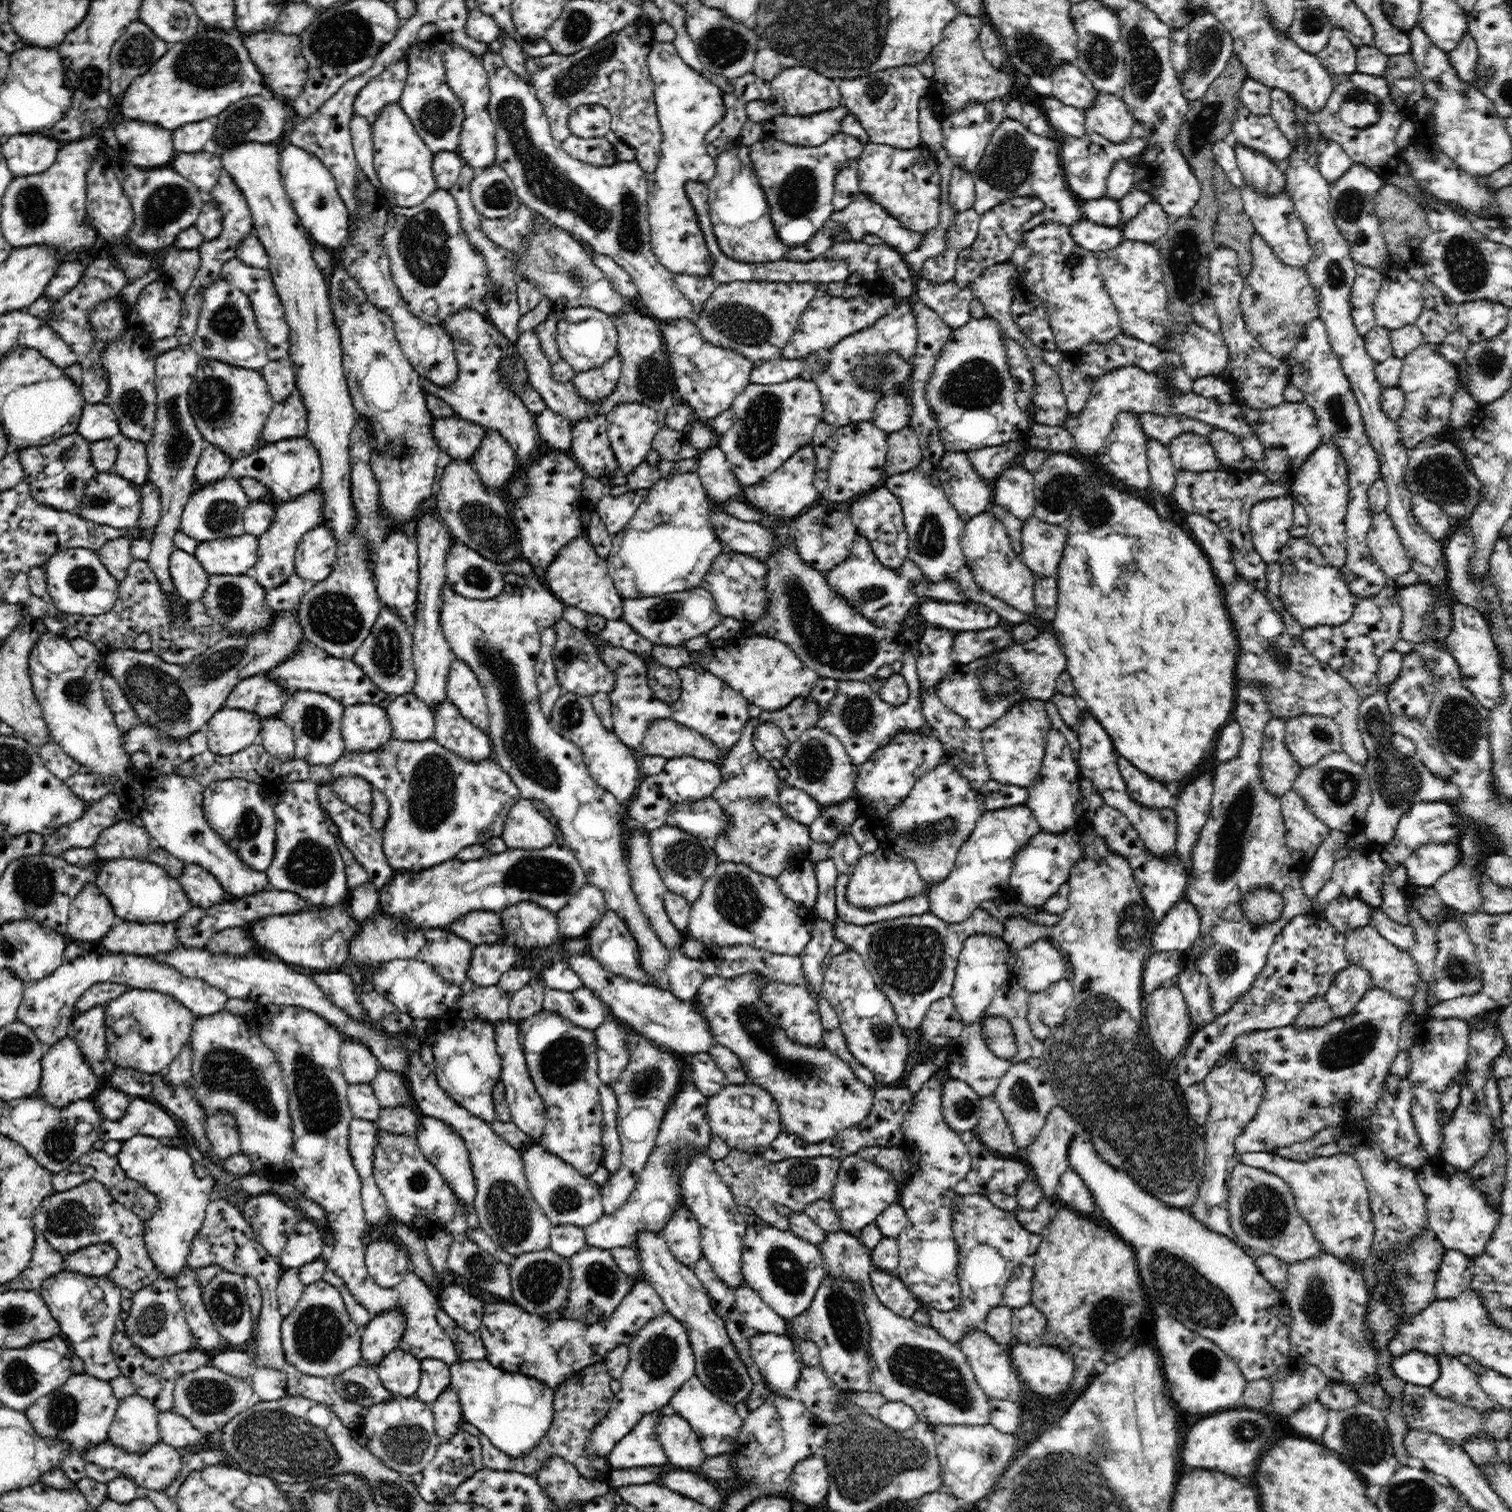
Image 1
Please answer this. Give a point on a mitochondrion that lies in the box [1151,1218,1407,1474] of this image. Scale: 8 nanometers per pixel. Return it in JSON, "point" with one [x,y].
{"point":[1364,1435]}

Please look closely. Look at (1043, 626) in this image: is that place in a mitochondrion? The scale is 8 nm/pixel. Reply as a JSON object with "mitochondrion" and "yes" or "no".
{"mitochondrion":"no"}

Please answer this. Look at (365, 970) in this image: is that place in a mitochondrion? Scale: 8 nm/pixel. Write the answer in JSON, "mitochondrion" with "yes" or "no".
{"mitochondrion":"no"}

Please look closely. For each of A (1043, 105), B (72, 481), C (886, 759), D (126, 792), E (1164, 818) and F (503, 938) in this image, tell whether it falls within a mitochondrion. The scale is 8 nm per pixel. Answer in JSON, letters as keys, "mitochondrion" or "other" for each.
{"A":"other","B":"mitochondrion","C":"other","D":"other","E":"other","F":"other"}

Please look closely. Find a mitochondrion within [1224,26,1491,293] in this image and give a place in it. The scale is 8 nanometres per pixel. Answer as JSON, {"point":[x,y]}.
{"point":[1358,106]}

